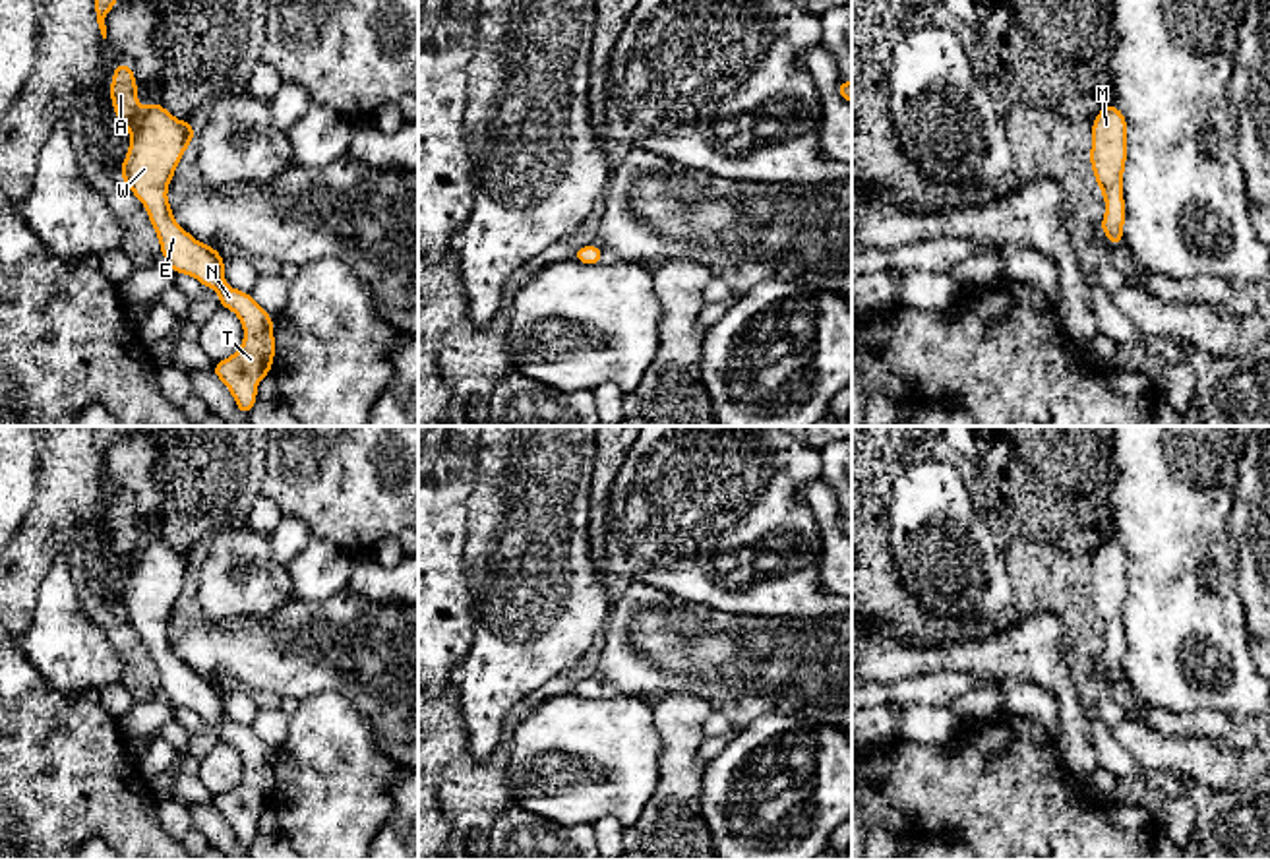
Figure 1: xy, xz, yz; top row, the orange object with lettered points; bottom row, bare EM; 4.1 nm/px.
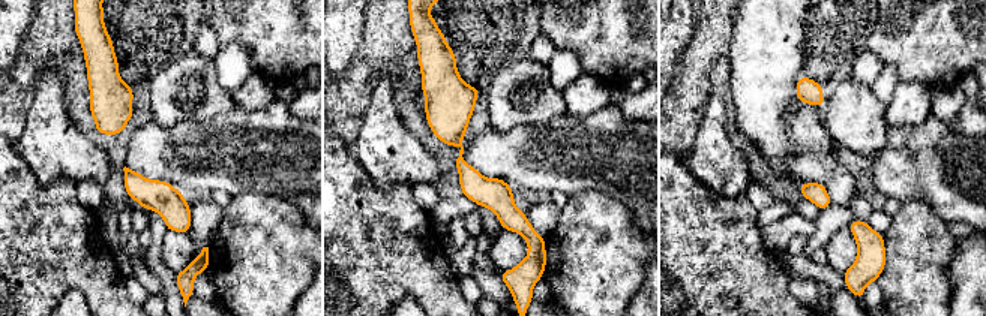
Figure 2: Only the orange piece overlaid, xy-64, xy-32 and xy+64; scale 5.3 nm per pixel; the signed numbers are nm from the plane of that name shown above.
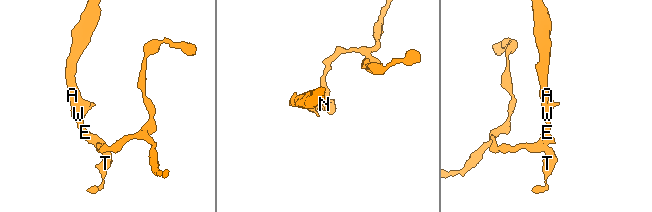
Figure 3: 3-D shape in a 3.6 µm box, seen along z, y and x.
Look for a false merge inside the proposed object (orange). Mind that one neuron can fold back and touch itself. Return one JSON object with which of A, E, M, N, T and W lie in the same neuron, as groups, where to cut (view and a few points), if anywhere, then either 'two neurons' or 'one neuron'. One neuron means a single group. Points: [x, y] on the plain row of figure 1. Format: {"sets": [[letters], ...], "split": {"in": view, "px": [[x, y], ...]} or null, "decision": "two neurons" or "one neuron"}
{"sets": [["A", "E", "M", "N", "T", "W"]], "split": null, "decision": "one neuron"}

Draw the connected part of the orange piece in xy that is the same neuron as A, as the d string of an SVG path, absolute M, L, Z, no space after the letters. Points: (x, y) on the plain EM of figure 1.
M128 496L114 500L110 537L120 558L130 566L130 583L120 610L145 639L157 666L166 701L197 713L219 726L221 742L234 746L244 763L240 783L213 798L213 808L228 821L238 845L248 850L259 835L256 823L271 808L275 792L273 750L250 726L225 717L225 691L196 674L172 651L168 618L184 585L194 577L194 556L174 552L161 537L137 538L137 515Z

